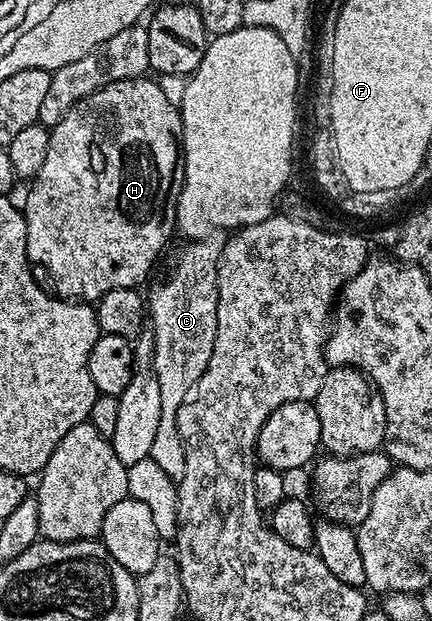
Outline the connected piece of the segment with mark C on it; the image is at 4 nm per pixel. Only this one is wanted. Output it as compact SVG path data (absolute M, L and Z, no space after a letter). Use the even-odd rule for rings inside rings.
M209 234L193 239L180 252L172 273L165 284L160 284L150 296L150 328L156 333L152 369L162 390L162 422L154 438L151 458L162 466L166 474L179 482L186 474L184 443L178 434L178 406L202 378L214 350L214 334L218 322L218 266L224 240Z

